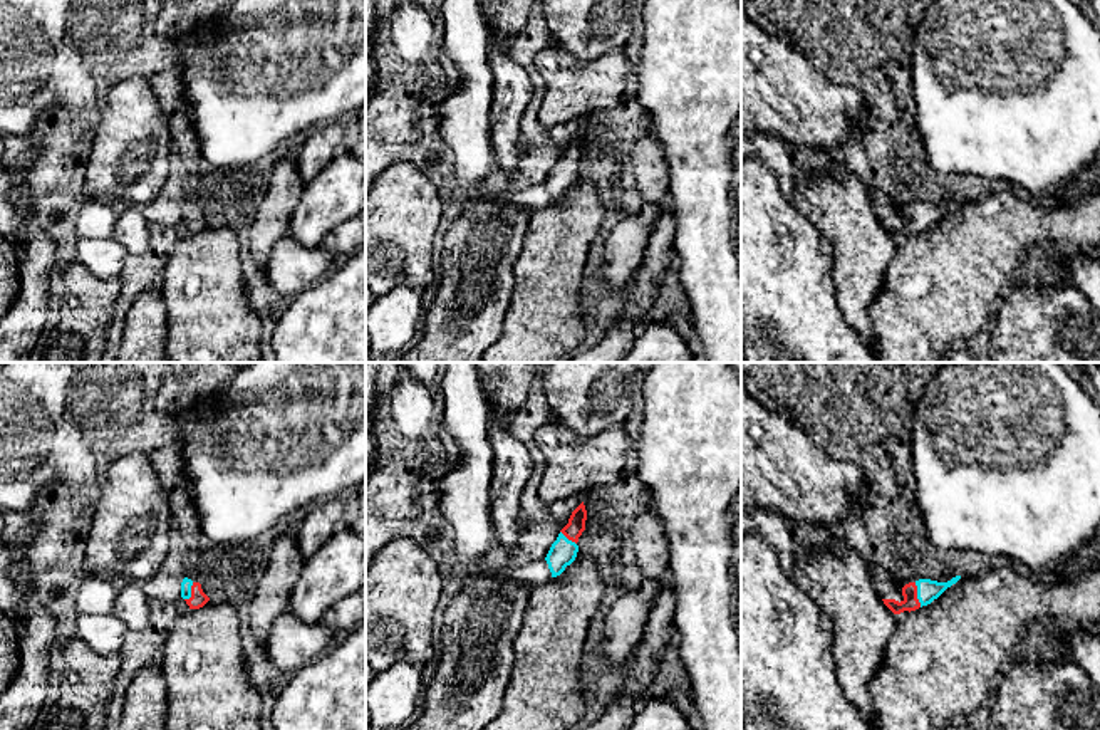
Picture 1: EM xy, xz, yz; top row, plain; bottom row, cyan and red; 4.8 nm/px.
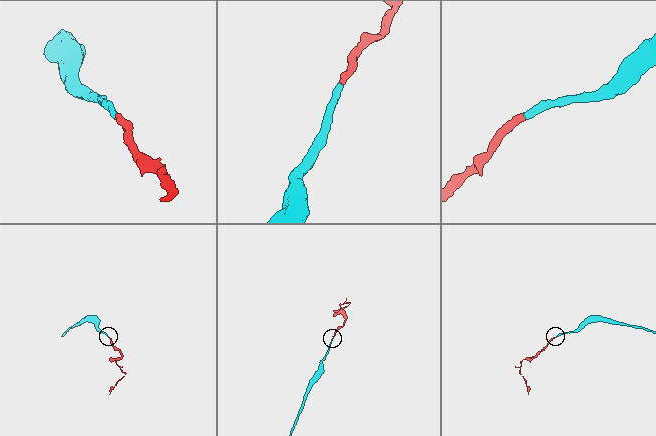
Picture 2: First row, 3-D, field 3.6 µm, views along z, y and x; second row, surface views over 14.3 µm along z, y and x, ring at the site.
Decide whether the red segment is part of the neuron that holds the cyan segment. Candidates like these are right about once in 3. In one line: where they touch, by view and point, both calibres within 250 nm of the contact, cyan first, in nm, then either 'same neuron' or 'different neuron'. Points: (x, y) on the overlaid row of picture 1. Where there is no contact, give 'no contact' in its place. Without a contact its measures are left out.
yz (918, 594) | 100/80 nm | same neuron

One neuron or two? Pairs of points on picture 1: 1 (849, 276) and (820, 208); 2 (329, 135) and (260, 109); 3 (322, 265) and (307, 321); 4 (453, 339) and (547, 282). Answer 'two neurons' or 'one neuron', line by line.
1: one neuron
2: two neurons
3: two neurons
4: two neurons

